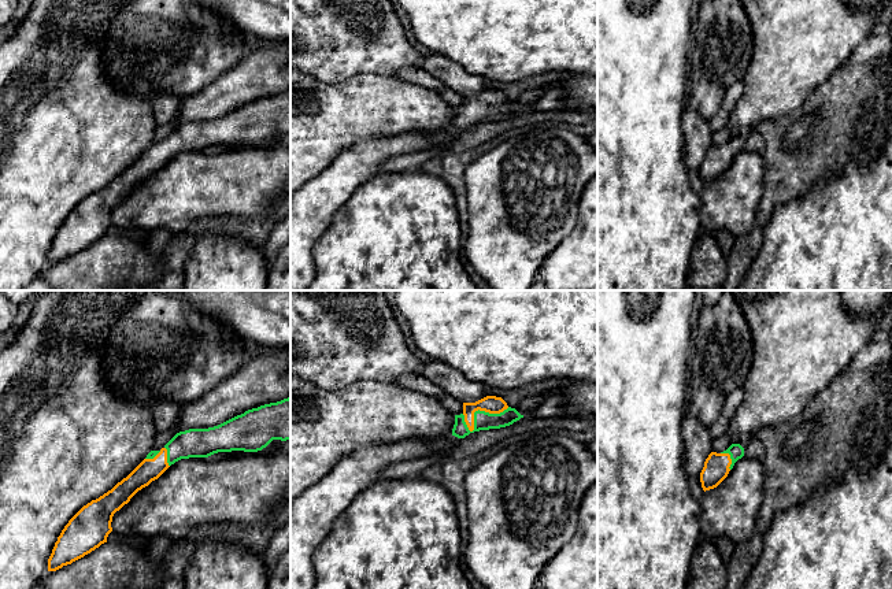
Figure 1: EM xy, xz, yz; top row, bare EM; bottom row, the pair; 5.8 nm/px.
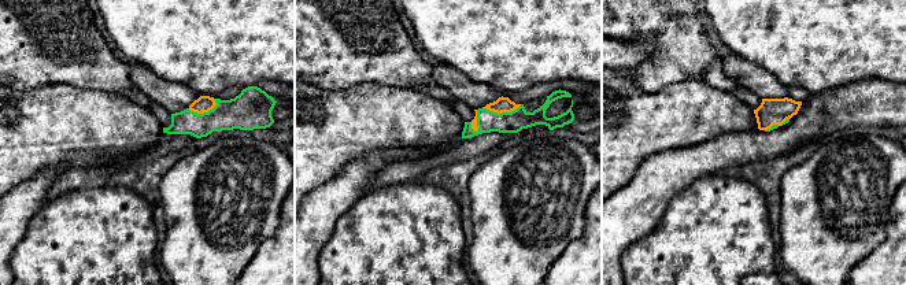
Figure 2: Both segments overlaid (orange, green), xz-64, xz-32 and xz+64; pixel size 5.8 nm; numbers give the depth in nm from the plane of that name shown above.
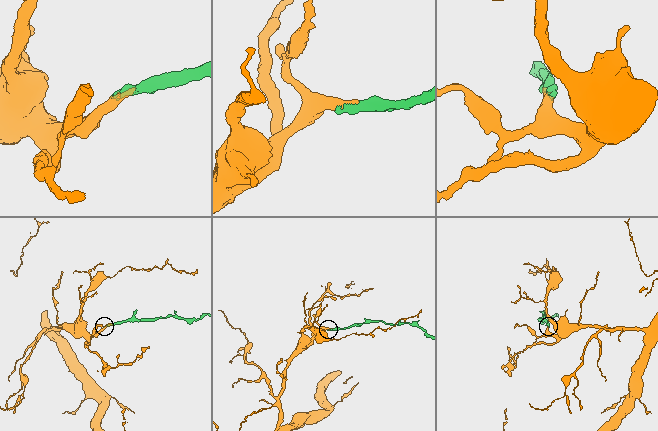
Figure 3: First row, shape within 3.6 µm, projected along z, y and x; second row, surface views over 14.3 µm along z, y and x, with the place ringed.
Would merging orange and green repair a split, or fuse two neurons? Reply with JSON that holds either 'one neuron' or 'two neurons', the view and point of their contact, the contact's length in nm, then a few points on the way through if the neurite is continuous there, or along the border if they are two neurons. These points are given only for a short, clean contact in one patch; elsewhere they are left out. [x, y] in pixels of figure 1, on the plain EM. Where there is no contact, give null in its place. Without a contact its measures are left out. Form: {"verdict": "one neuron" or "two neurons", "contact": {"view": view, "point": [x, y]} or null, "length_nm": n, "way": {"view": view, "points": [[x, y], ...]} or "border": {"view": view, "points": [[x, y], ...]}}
{"verdict": "one neuron", "contact": {"view": "xz", "point": [477, 103]}, "length_nm": 280}

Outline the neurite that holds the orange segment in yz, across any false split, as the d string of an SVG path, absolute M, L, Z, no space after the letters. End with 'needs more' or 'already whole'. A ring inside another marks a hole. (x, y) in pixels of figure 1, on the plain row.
M732 137L726 144L711 145L704 155L700 166L703 184L717 181L733 162L734 156L744 149L744 141L740 137Z; needs more

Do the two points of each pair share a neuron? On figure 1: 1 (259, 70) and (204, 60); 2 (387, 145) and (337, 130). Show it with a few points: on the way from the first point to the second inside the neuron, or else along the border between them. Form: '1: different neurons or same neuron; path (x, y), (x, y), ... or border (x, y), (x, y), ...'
1: different neurons; border (248, 52), (208, 85)
2: different neurons; border (399, 134), (363, 139), (339, 155)

